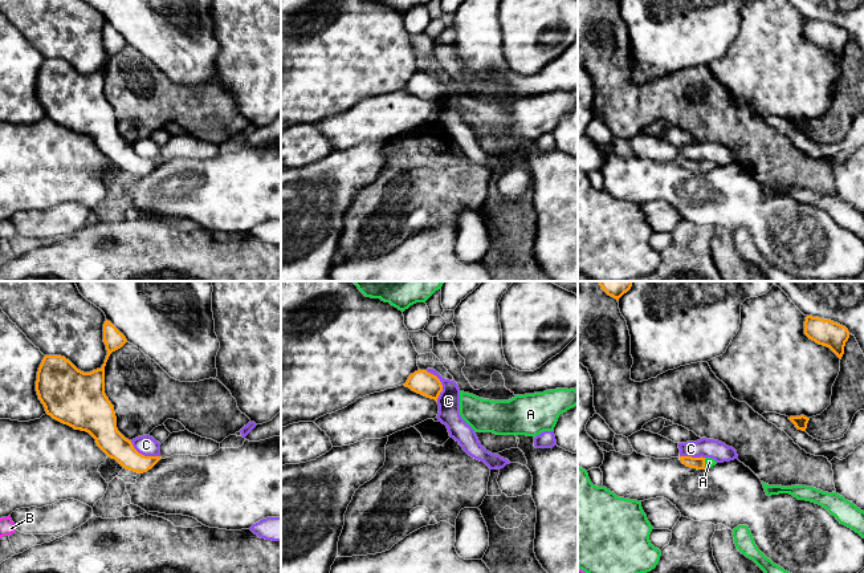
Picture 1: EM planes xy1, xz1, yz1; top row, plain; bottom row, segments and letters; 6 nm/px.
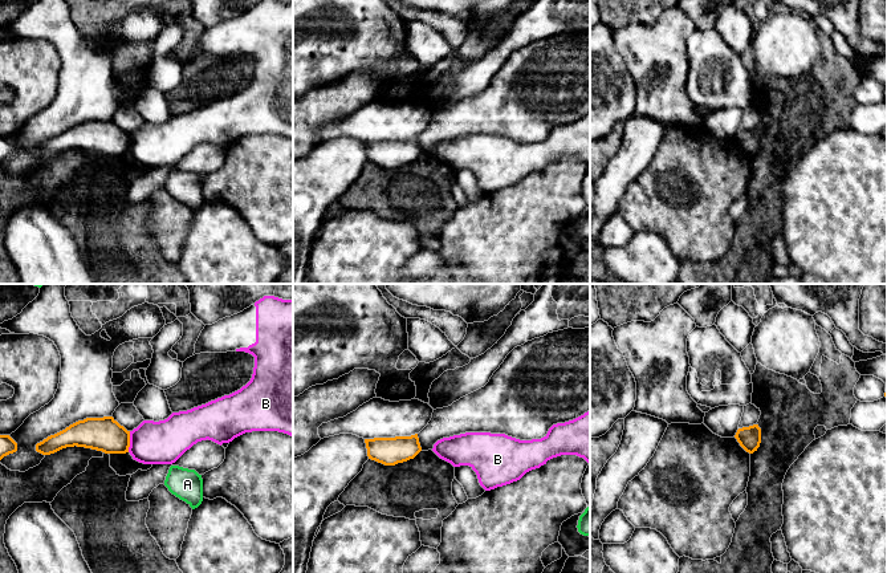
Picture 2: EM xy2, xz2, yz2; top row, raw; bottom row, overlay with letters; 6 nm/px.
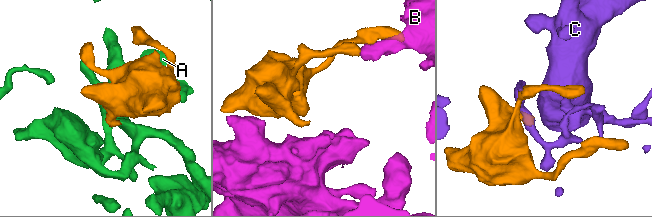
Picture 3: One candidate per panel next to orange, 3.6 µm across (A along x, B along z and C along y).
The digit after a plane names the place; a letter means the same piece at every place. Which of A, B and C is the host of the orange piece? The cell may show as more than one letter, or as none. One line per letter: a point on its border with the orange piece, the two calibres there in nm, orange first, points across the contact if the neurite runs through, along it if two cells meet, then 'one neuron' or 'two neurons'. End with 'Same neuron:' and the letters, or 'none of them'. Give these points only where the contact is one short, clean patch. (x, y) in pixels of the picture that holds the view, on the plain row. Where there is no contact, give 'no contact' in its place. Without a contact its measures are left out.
A: yz1 (704, 166) | 70/60 nm | across yz1 (699, 166), (704, 166), (709, 165) | one neuron
B: xy2 (129, 145) | 200/260 nm | two neurons
C: xz1 (440, 86) | 140/140 nm | two neurons
Same neuron: A

